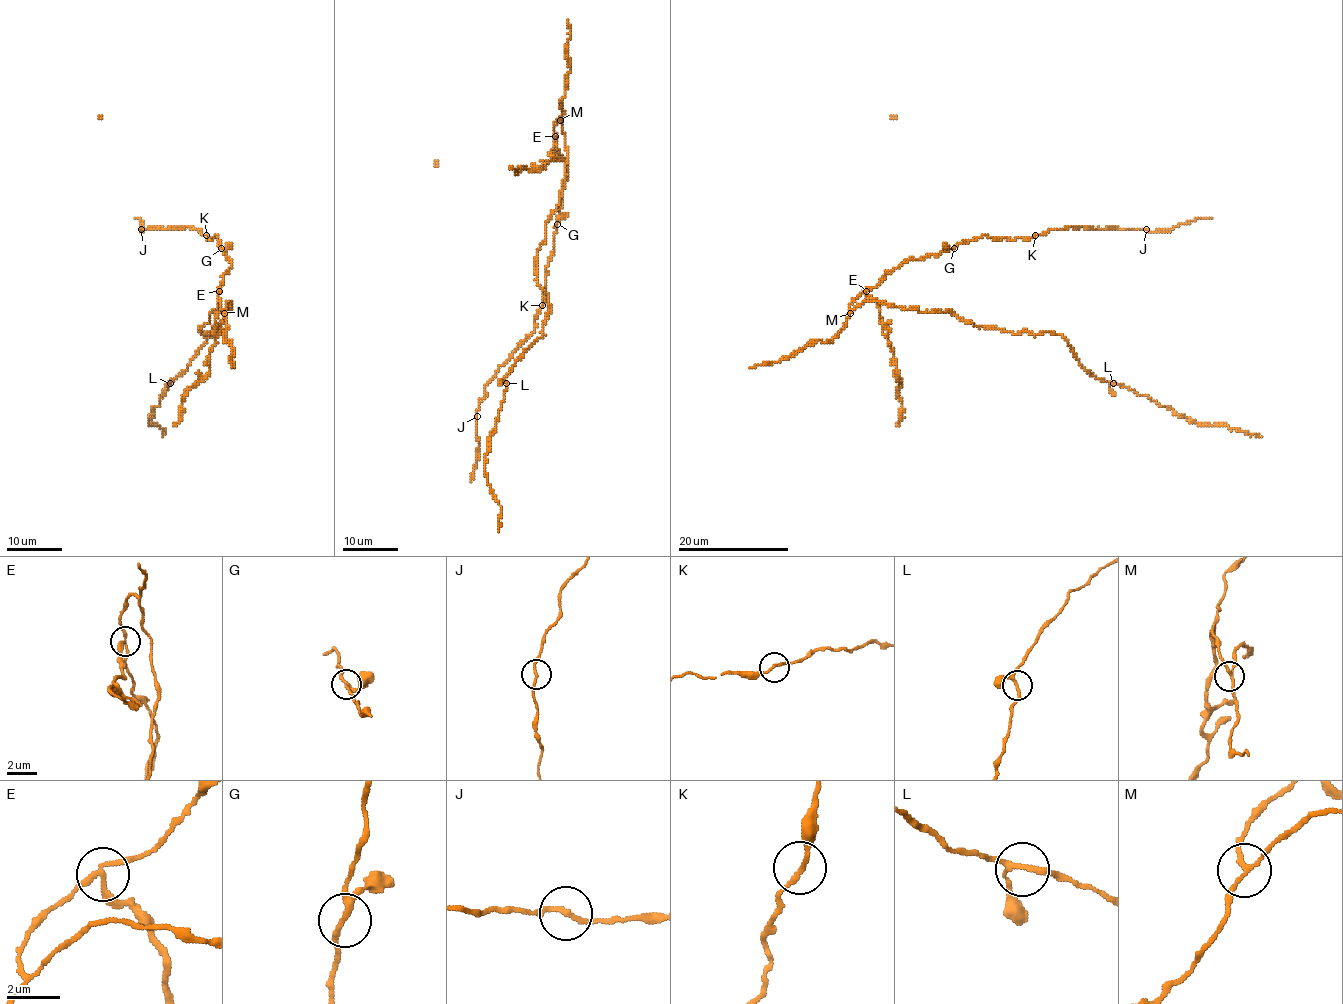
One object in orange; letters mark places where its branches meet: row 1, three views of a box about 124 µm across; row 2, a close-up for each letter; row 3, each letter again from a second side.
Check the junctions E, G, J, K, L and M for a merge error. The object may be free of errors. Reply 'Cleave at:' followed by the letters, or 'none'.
Cleave at: E

